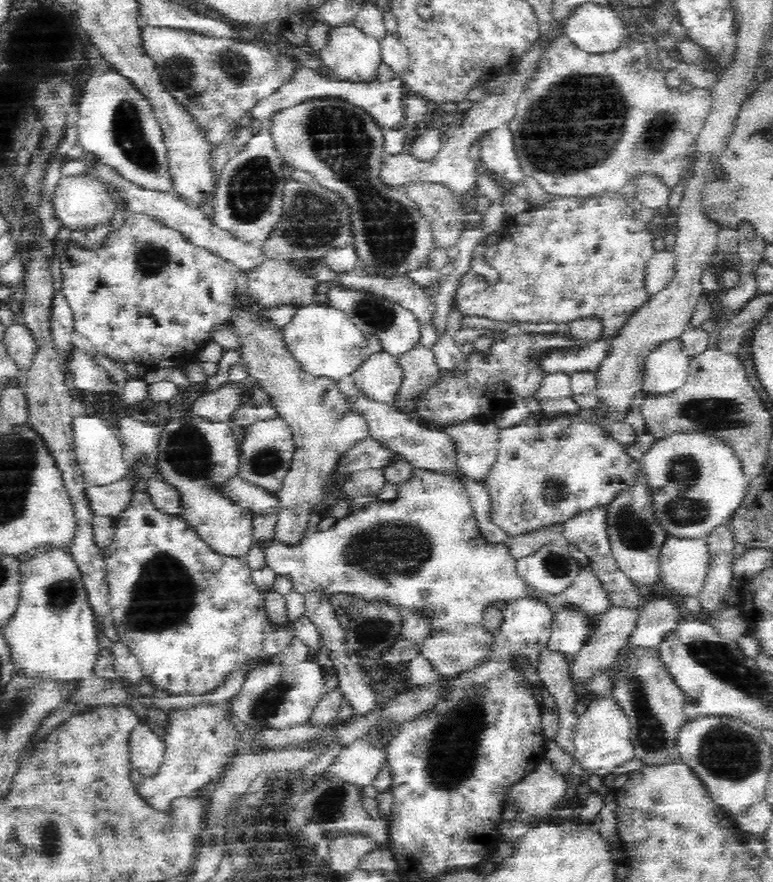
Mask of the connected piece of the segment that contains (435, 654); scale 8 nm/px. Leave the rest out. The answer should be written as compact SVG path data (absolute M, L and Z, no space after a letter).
M481 622L444 628L444 630L438 628L438 630L432 630L428 638L419 645L419 655L428 659L430 665L440 675L442 682L448 683L487 661L493 655L494 641L495 633L488 632Z

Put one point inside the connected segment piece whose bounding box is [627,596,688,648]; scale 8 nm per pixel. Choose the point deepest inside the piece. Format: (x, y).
(658, 618)

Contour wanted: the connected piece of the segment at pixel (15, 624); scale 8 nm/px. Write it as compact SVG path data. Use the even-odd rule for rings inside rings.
M68 550L49 551L22 562L20 602L3 633L15 654L15 668L25 668L25 674L56 680L87 679L94 674L100 650L97 618L82 573Z

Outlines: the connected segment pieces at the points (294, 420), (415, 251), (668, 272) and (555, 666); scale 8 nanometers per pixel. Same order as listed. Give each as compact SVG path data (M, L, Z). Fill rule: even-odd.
M235 290L232 293L234 304L228 322L238 335L240 363L247 369L248 378L270 396L270 408L276 409L278 417L292 430L295 452L278 493L280 504L276 508L275 537L286 544L296 544L309 533L308 520L313 508L323 500L327 477L343 453L358 441L370 437L370 426L368 419L356 412L348 402L337 381L314 376L301 367L288 350L282 330L262 314L268 308L247 294L251 303L246 310L242 310L238 308Z
M313 98L274 112L269 120L272 145L280 159L288 166L311 172L315 178L314 182L332 188L344 197L348 206L351 206L352 231L359 266L384 276L402 276L418 270L427 262L434 244L432 221L426 219L419 211L419 206L403 190L388 187L382 181L378 181L376 176L382 166L384 131L366 111L342 99Z
M657 247L654 256L648 260L645 268L645 287L649 296L660 292L676 272L676 257L674 251Z
M547 646L538 654L536 669L540 680L554 695L554 701L559 710L559 729L555 741L568 753L573 755L574 734L578 724L575 707L578 699L572 691L570 681L570 664L567 656L559 650L550 650Z

